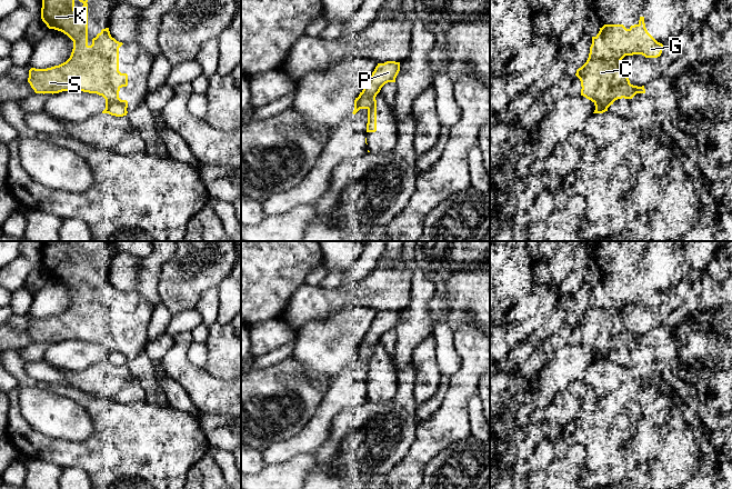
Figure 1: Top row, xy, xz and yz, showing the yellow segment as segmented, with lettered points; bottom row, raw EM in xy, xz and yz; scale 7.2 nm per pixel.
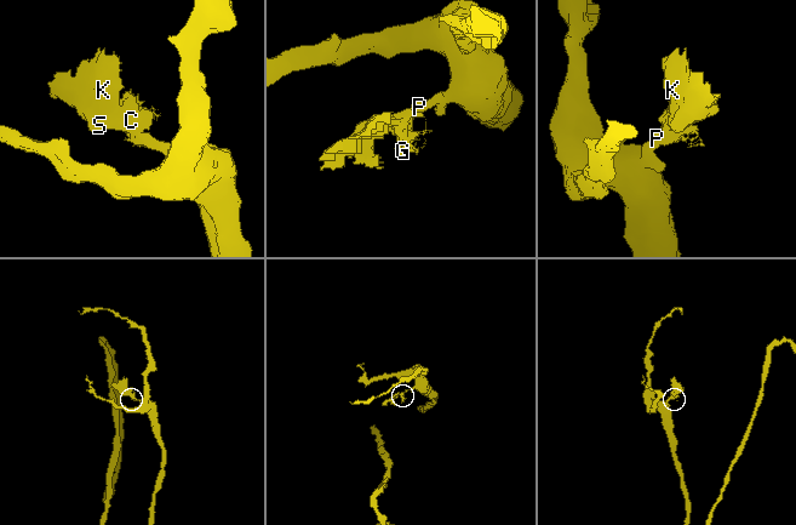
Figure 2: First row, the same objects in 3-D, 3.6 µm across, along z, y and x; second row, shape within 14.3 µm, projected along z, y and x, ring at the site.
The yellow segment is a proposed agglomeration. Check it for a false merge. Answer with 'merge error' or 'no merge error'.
merge error

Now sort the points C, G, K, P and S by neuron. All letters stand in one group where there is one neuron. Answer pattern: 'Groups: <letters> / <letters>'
Groups: C G K S / P

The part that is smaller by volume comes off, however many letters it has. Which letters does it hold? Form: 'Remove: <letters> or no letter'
Remove: C, G, K, S

